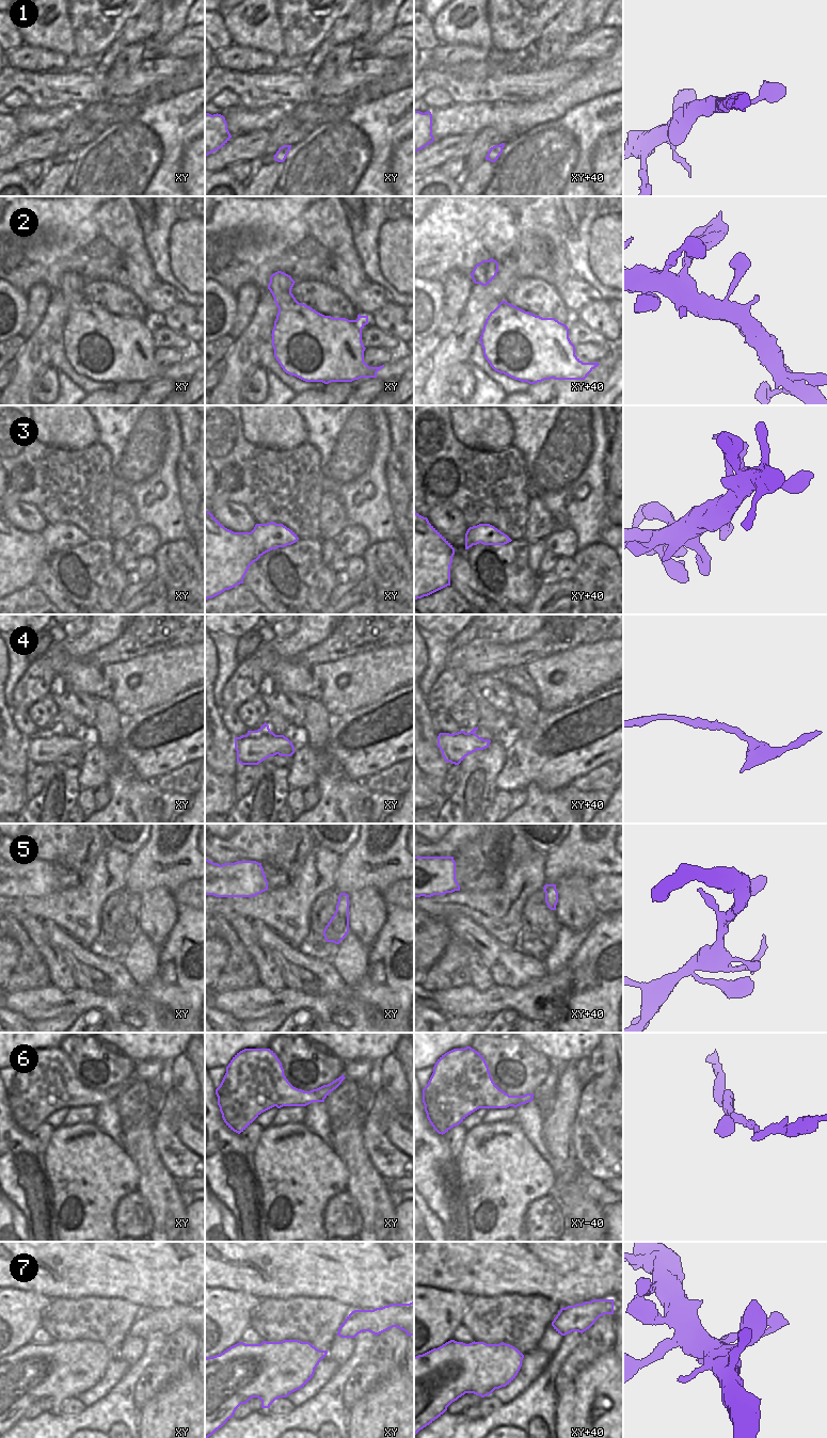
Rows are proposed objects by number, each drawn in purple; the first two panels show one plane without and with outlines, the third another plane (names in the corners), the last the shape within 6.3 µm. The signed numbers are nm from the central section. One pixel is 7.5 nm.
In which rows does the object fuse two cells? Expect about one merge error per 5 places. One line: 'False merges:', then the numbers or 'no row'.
False merges: no row

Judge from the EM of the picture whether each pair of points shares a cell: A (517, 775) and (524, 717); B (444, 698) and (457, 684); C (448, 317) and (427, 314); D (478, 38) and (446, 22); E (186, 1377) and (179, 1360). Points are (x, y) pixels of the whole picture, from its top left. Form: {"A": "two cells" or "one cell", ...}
{"A": "two cells", "B": "one cell", "C": "two cells", "D": "one cell", "E": "two cells"}

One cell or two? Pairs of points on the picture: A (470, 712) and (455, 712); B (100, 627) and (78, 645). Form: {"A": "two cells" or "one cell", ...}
{"A": "one cell", "B": "one cell"}

